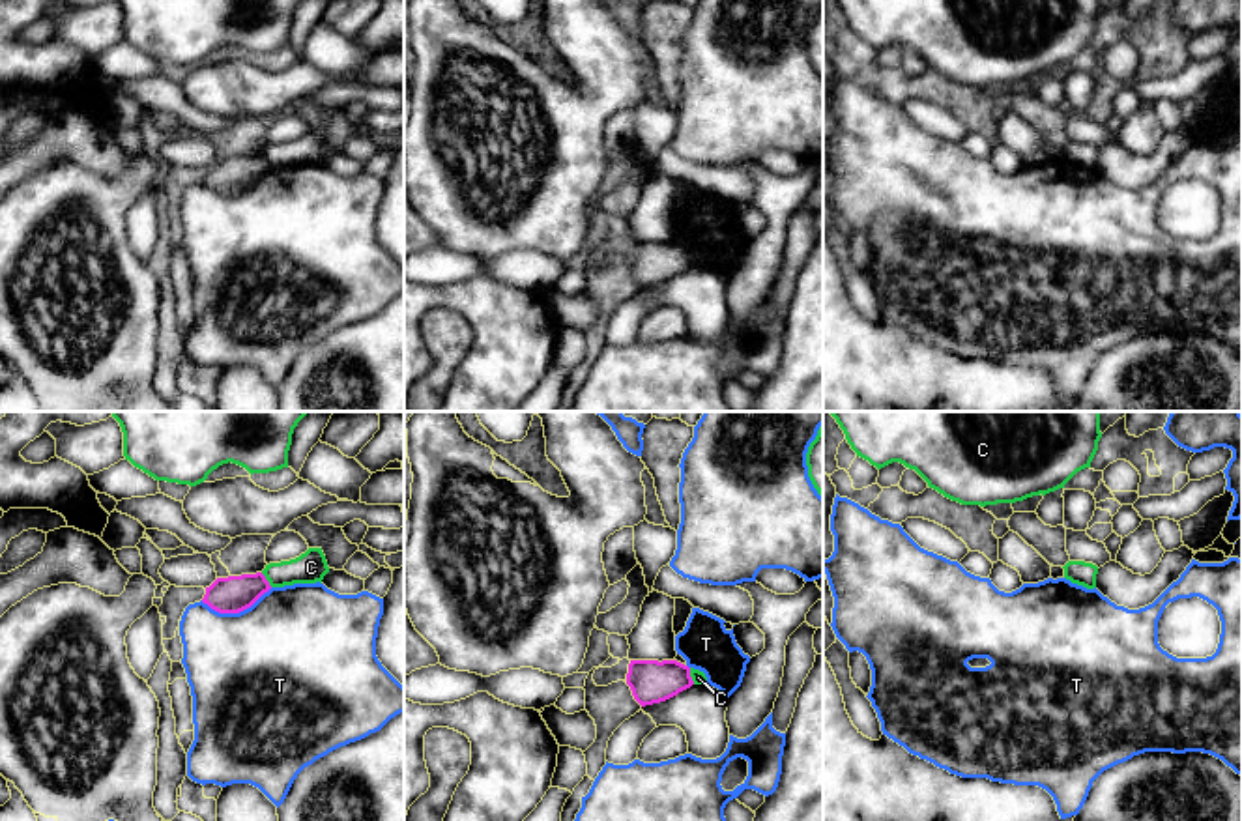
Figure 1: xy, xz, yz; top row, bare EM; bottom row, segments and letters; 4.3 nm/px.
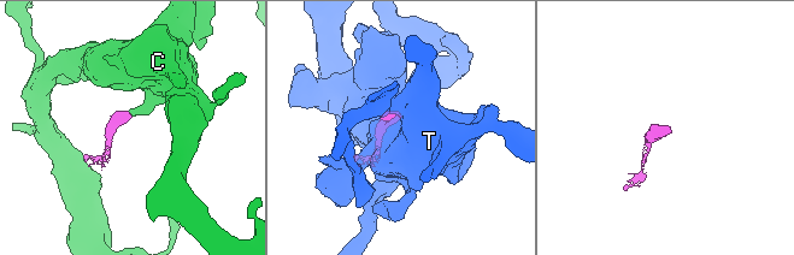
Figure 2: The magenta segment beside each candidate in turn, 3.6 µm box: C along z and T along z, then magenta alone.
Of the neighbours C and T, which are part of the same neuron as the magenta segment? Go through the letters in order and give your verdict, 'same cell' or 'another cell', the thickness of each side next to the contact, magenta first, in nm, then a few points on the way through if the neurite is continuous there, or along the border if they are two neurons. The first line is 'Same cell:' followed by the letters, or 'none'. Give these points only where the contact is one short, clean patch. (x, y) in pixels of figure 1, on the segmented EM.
Same cell: none
C: another cell; 190 nm thick on the magenta side, 60 nm on the other; border along xz (689, 668), (694, 683)
T: another cell; 160 nm thick on the magenta side, 500 nm on the other

